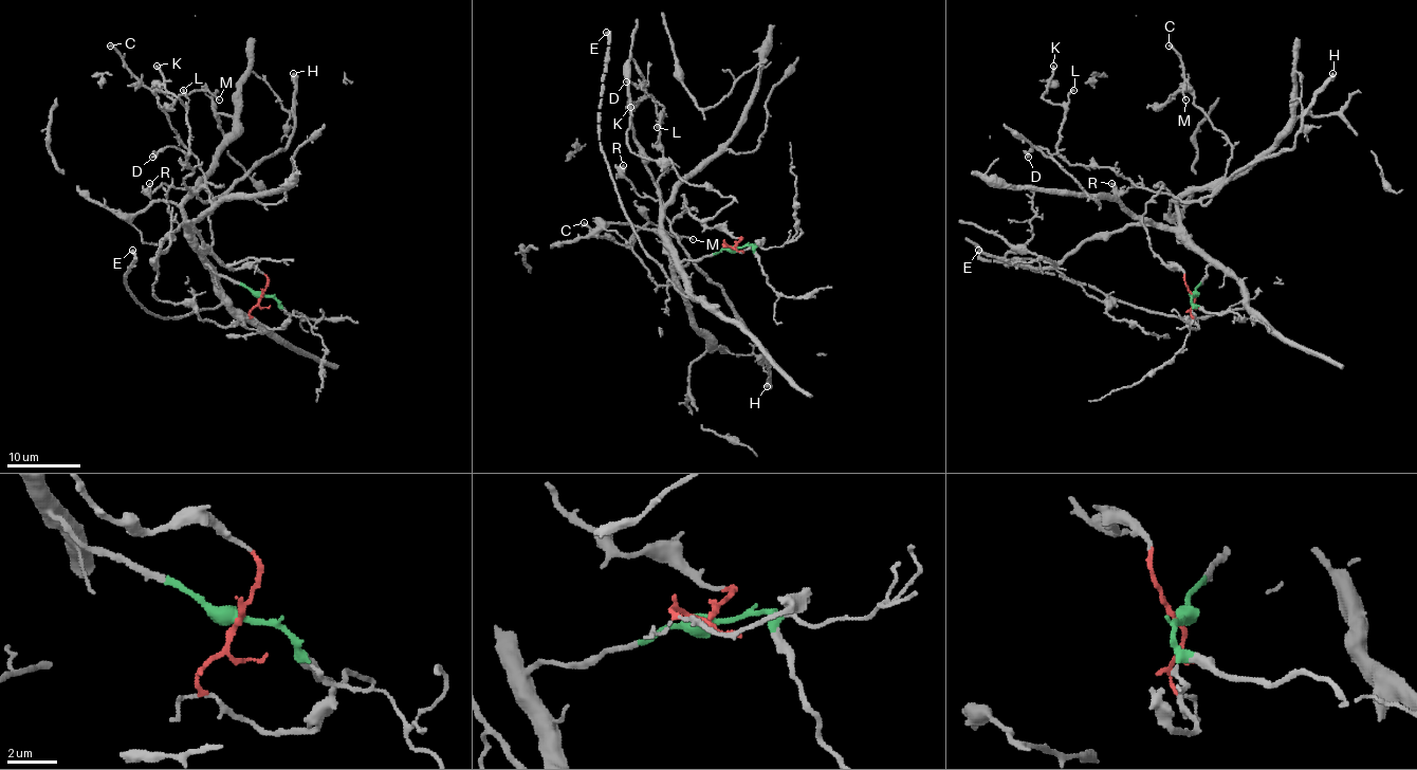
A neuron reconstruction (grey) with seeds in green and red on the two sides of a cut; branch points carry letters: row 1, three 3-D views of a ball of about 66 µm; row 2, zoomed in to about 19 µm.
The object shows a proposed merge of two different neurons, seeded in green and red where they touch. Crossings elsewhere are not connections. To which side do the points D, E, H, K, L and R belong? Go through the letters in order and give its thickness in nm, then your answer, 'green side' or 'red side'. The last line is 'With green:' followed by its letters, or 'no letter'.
D: 360 nm | red side
E: 280 nm | green side
H: 500 nm | red side
K: 220 nm | red side
L: 190 nm | red side
R: 240 nm | red side
With green: E

